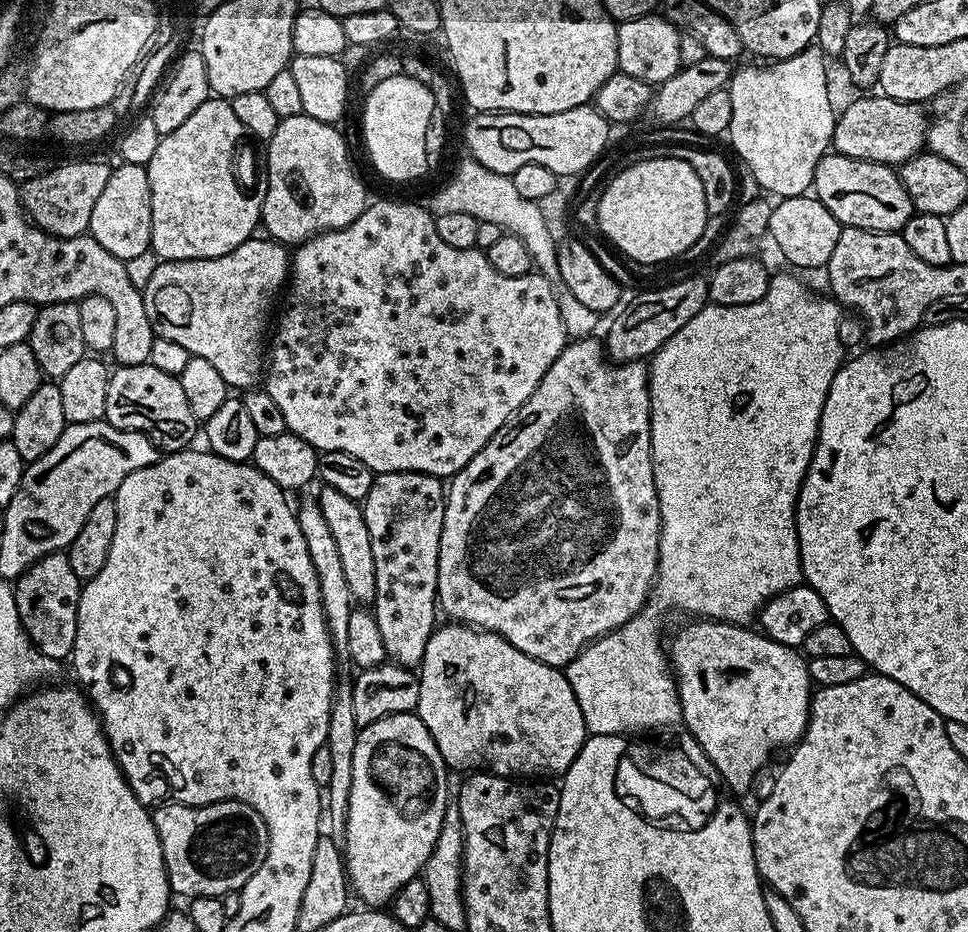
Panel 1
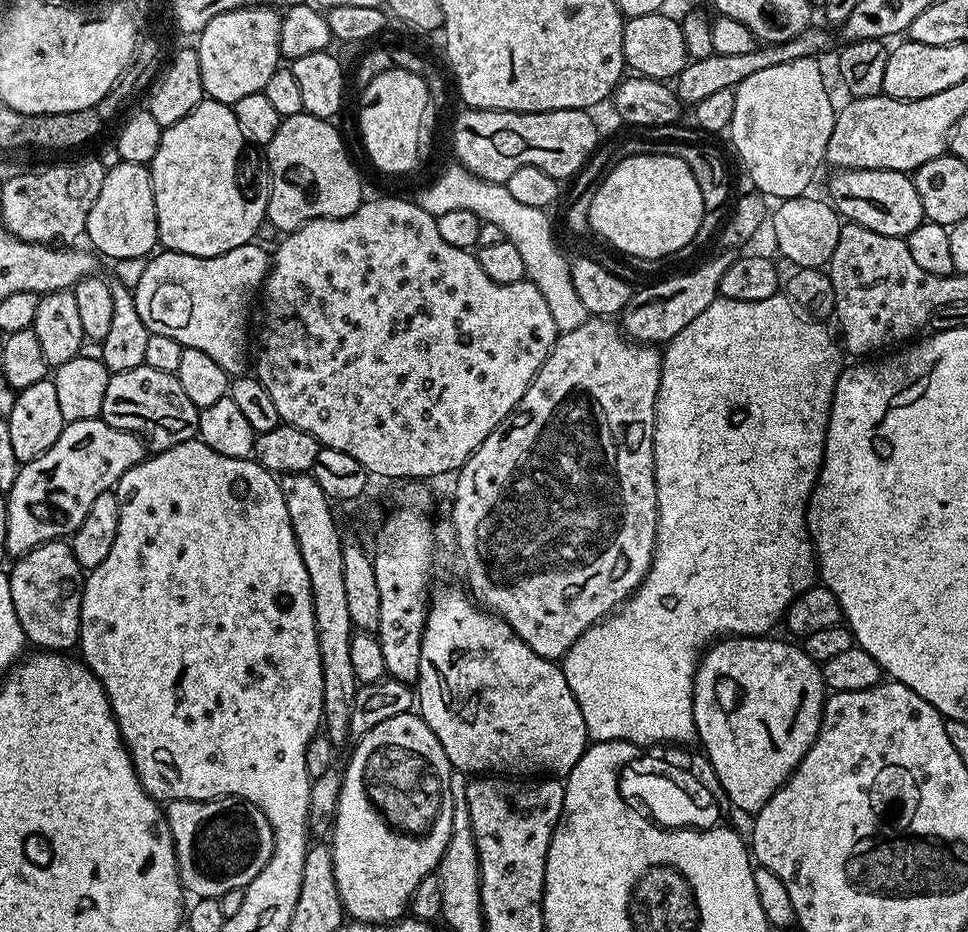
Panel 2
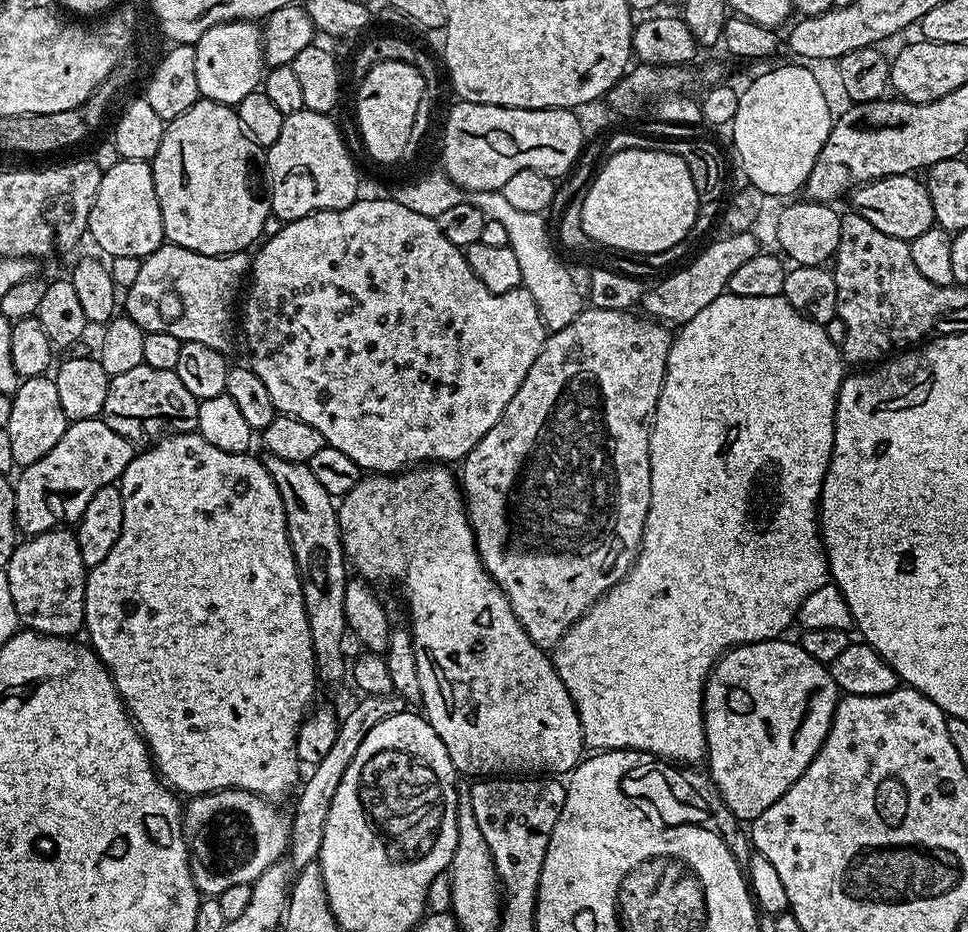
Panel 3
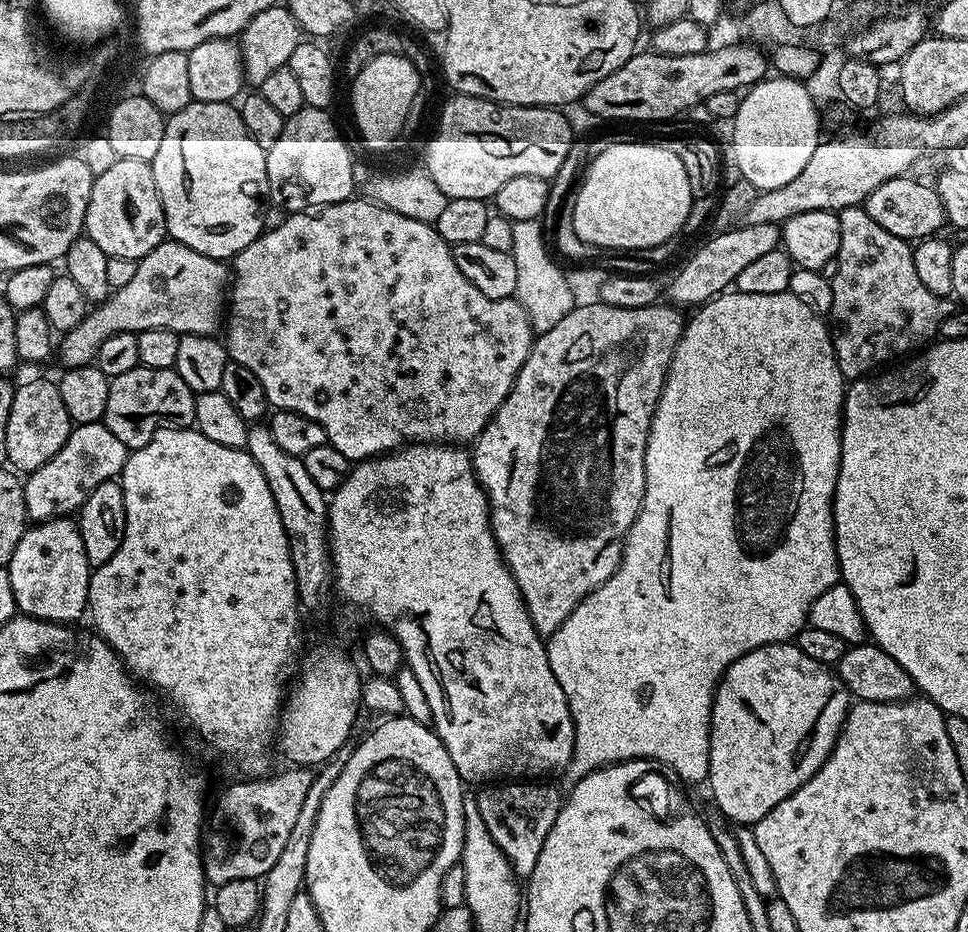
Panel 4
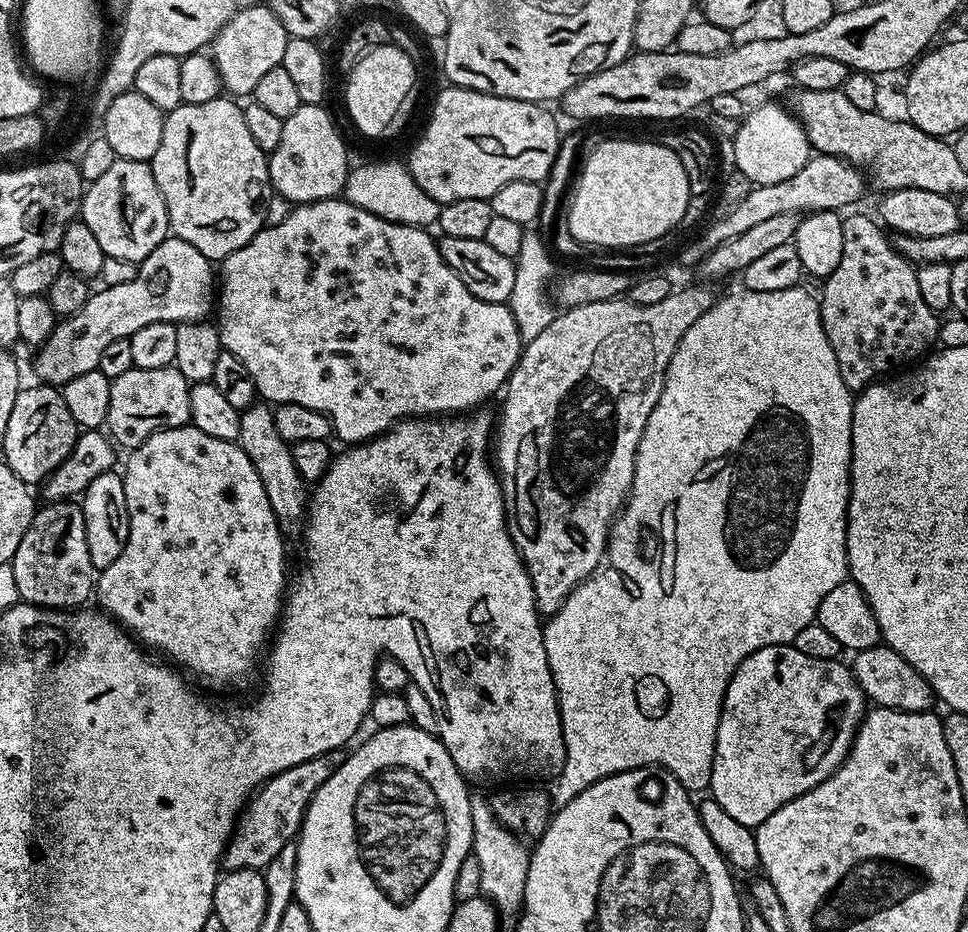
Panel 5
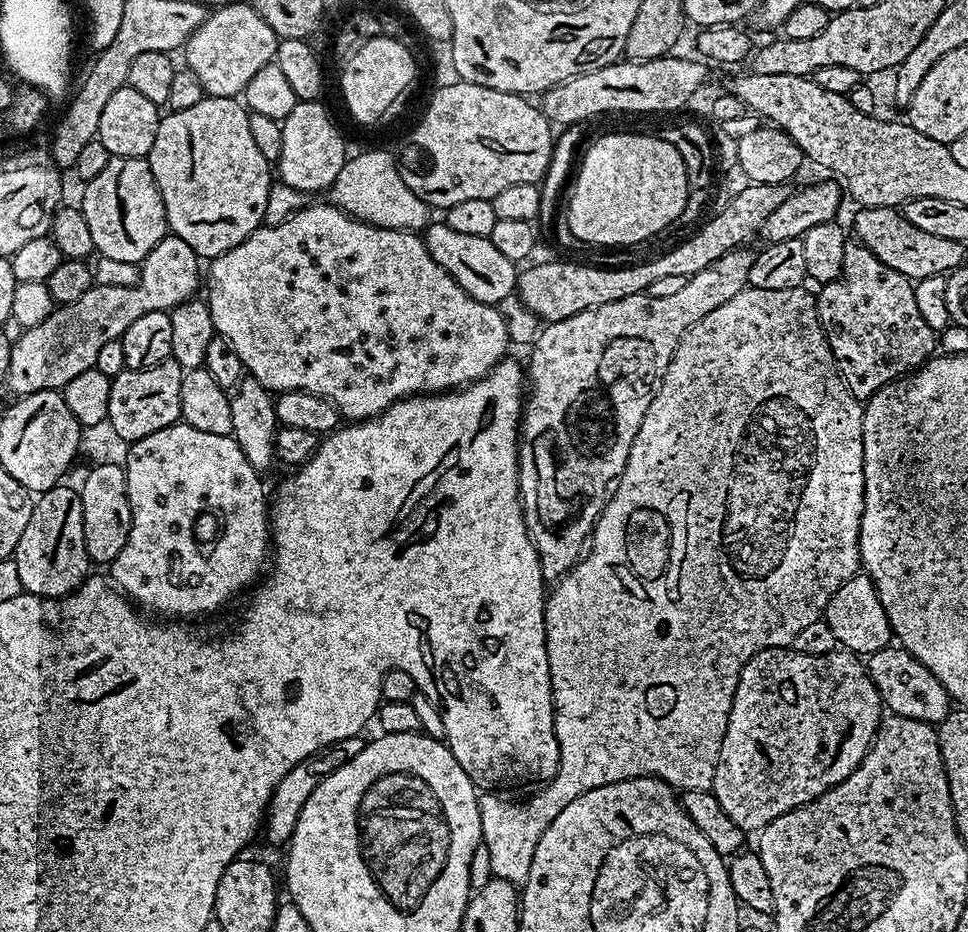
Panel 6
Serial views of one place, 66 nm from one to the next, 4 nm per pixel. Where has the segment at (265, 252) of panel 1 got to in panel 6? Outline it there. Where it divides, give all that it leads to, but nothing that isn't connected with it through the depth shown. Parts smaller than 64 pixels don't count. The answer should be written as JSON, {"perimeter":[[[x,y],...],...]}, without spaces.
{"perimeter":[[[166,234],[158,242],[158,246],[143,261],[141,282],[134,286],[106,286],[96,284],[82,299],[73,304],[61,304],[38,326],[25,328],[15,337],[12,346],[12,358],[8,370],[6,388],[16,392],[17,397],[29,396],[32,392],[47,392],[49,390],[63,390],[70,382],[70,378],[78,378],[86,370],[96,366],[98,354],[106,342],[123,337],[134,322],[138,322],[151,312],[168,312],[188,303],[197,295],[196,287],[202,284],[202,260],[196,251],[185,240],[174,234]]]}

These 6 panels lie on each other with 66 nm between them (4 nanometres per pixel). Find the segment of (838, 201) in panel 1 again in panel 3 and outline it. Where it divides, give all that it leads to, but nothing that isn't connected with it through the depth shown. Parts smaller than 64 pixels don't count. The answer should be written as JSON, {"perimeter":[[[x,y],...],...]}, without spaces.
{"perimeter":[[[912,174],[887,176],[881,180],[862,184],[852,189],[850,199],[852,199],[851,211],[866,218],[866,222],[882,230],[882,234],[890,234],[899,240],[914,240],[934,224],[934,206],[930,206],[930,194],[926,190],[923,179]]]}

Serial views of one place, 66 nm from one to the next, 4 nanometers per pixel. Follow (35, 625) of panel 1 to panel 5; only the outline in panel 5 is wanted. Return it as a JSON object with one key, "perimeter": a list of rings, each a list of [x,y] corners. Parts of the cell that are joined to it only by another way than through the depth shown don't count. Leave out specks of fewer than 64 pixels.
{"perimeter":[[[75,499],[45,503],[30,522],[26,534],[22,534],[22,542],[14,554],[11,566],[14,570],[14,582],[18,582],[18,594],[23,603],[57,610],[76,610],[87,605],[84,603],[87,602],[88,596],[90,600],[93,595],[98,569],[94,562],[90,562],[90,550],[86,546],[83,507]]]}

